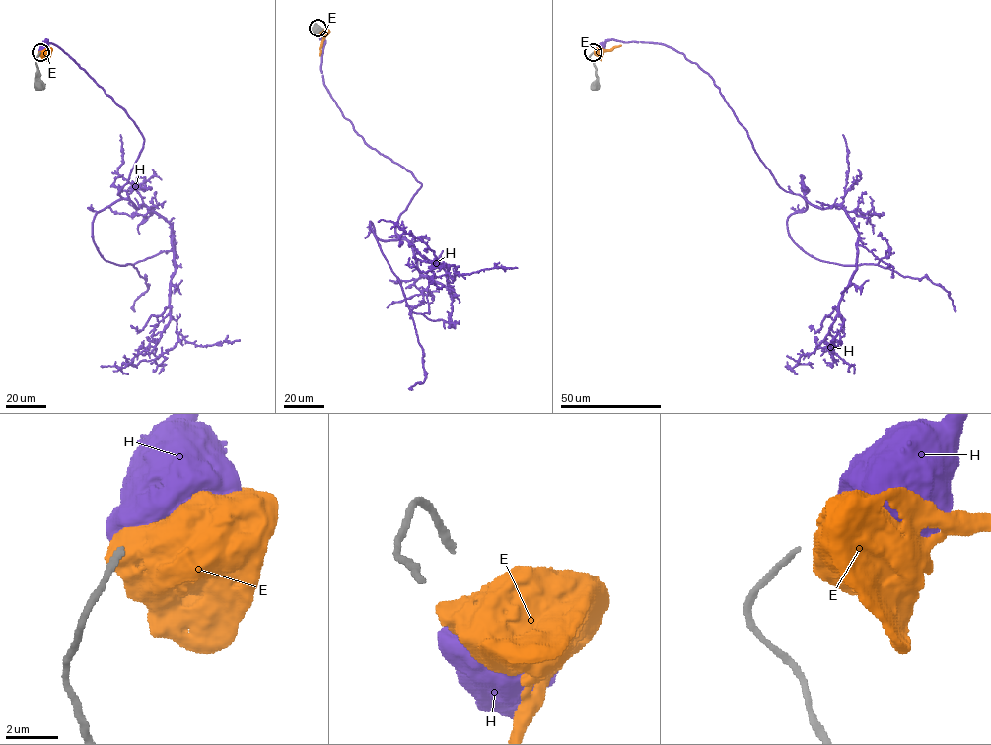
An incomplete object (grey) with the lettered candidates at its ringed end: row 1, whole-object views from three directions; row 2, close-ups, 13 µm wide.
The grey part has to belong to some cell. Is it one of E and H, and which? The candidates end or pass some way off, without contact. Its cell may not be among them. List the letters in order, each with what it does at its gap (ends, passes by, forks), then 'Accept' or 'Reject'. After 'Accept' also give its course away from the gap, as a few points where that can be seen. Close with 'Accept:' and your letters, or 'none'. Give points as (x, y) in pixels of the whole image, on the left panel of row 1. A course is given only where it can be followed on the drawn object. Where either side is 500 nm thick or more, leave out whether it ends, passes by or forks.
E: Reject
H: Reject
Accept: none

